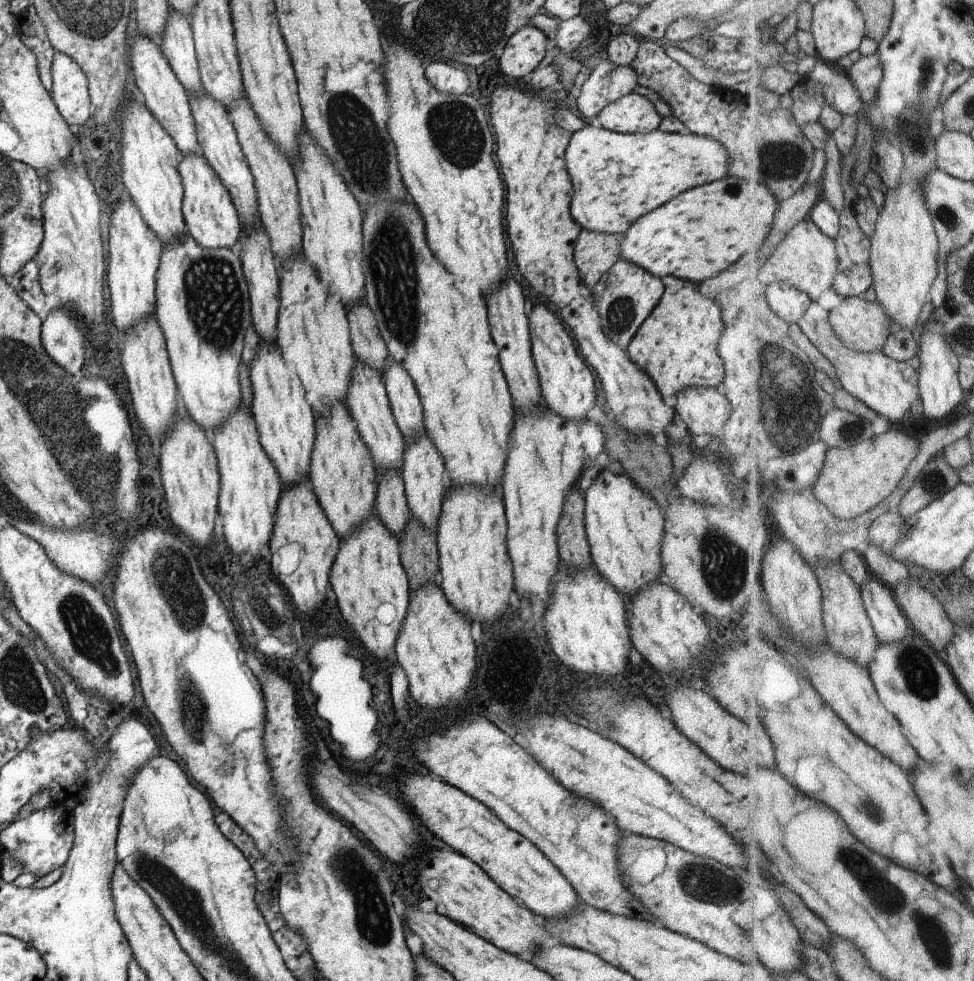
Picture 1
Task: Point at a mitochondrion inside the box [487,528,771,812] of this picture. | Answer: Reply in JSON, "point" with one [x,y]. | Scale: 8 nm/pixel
{"point":[598,708]}

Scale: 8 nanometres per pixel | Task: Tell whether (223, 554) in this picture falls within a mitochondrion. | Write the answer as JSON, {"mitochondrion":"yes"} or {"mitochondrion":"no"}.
{"mitochondrion":"no"}

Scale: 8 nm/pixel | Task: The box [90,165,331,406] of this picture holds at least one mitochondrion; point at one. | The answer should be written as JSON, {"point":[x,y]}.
{"point":[215,299]}

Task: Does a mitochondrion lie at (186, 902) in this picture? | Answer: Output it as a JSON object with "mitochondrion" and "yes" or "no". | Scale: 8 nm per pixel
{"mitochondrion":"yes"}

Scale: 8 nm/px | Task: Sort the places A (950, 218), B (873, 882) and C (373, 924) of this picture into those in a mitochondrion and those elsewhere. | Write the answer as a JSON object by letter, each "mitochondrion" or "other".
{"A":"mitochondrion","B":"mitochondrion","C":"mitochondrion"}

